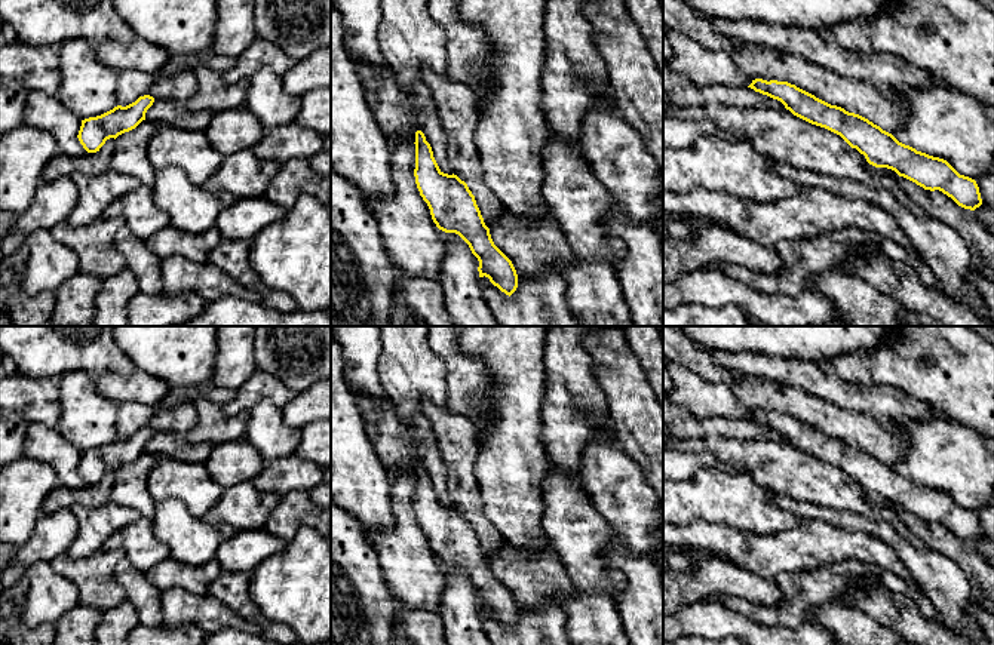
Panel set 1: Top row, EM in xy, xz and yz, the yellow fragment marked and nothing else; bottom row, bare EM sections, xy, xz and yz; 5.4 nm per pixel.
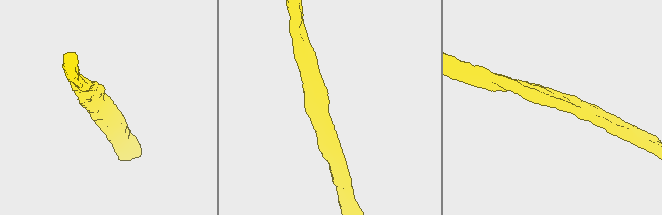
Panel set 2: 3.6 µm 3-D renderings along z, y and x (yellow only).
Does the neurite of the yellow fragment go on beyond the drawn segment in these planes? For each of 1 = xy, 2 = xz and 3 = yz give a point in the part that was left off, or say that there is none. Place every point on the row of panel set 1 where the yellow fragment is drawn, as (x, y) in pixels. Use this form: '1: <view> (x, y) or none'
1: none
2: none
3: none

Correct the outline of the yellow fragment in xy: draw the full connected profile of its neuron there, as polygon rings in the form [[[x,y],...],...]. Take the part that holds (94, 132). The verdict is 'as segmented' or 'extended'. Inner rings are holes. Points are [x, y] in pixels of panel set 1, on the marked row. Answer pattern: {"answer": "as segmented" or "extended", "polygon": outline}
{"answer": "as segmented", "polygon": [[[144,95],[126,107],[117,105],[101,116],[82,120],[77,135],[80,144],[88,153],[99,151],[107,139],[116,139],[145,120],[145,113],[153,102],[153,96]]]}

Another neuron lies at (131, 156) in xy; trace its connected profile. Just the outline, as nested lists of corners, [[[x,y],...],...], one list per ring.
[[[142,120],[135,129],[116,138],[111,169],[135,176],[139,185],[151,187],[156,171],[148,160],[148,144],[160,125]]]

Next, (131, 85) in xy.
[[[122,71],[117,77],[117,105],[126,107],[139,96],[150,95],[154,99],[169,99],[184,104],[197,90],[197,79],[193,71],[177,74]]]

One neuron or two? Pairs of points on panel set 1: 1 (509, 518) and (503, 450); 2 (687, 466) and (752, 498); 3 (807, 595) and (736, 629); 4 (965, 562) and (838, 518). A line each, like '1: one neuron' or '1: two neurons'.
1: one neuron
2: two neurons
3: two neurons
4: two neurons

